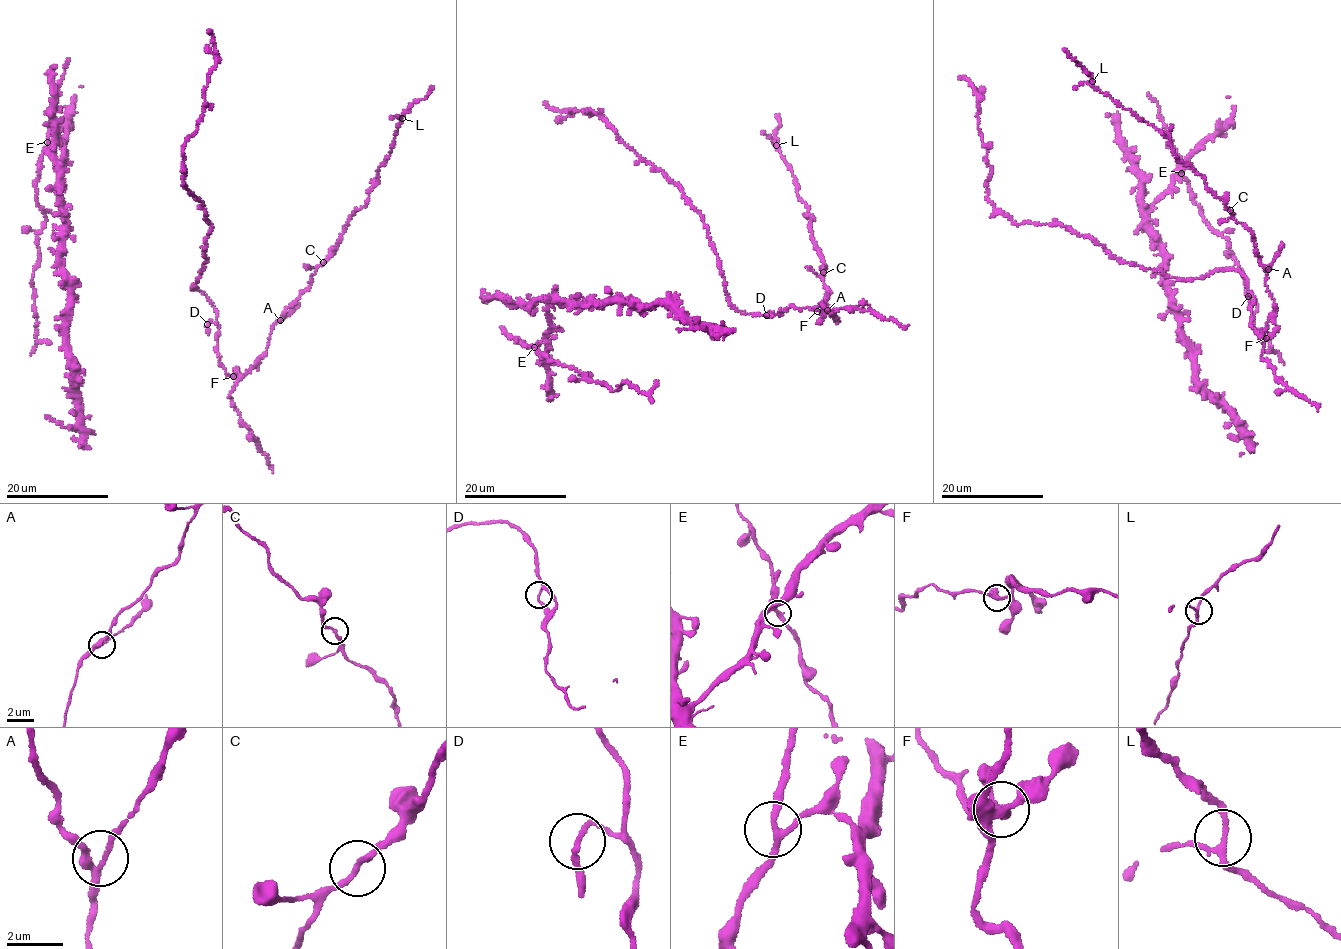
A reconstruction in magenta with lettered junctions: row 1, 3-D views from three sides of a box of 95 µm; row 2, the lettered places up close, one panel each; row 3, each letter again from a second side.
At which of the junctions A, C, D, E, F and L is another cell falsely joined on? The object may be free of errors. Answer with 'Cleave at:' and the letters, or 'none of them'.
Cleave at: none of them

